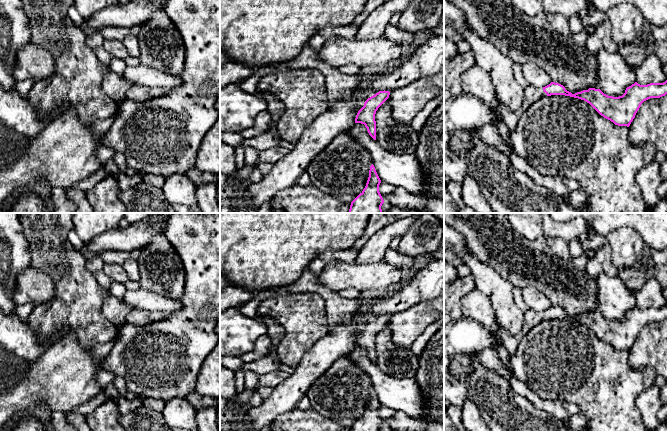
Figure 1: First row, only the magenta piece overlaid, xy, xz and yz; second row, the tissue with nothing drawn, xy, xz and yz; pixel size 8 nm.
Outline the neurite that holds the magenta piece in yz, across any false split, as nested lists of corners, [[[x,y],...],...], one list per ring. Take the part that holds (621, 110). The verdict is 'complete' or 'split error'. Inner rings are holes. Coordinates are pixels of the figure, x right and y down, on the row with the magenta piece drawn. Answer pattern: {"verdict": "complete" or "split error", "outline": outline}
{"verdict": "split error", "outline": [[[668,80],[663,83],[650,83],[647,85],[640,85],[637,82],[627,87],[625,93],[619,97],[608,96],[604,94],[600,89],[589,88],[572,94],[567,91],[565,87],[559,83],[551,82],[545,87],[535,87],[527,85],[524,88],[523,103],[520,108],[516,111],[512,111],[508,106],[499,102],[498,107],[492,110],[483,100],[466,93],[461,93],[453,99],[444,102],[444,146],[449,142],[449,139],[453,132],[458,130],[476,129],[477,127],[484,124],[495,124],[497,120],[502,120],[510,132],[513,132],[518,124],[520,117],[523,113],[536,101],[540,100],[545,96],[551,95],[565,95],[574,98],[578,98],[589,103],[601,116],[610,120],[615,125],[629,127],[641,104],[650,98],[660,98],[668,94]]]}

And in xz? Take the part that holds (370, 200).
{"verdict": "complete", "outline": [[[372,164],[366,186],[351,202],[349,213],[382,213],[384,200],[379,192],[380,183],[381,180]]]}

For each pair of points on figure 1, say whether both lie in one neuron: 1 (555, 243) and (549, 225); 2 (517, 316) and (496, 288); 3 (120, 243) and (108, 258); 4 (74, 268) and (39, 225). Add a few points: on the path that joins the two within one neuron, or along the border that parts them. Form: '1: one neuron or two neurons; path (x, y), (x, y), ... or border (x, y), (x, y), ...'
1: two neurons; border (546, 238), (562, 238), (568, 243)
2: one neuron; path (510, 309), (501, 300), (500, 295)
3: two neurons; border (138, 249), (131, 251), (104, 250), (99, 254)
4: one neuron; path (63, 257), (47, 241), (47, 236)

